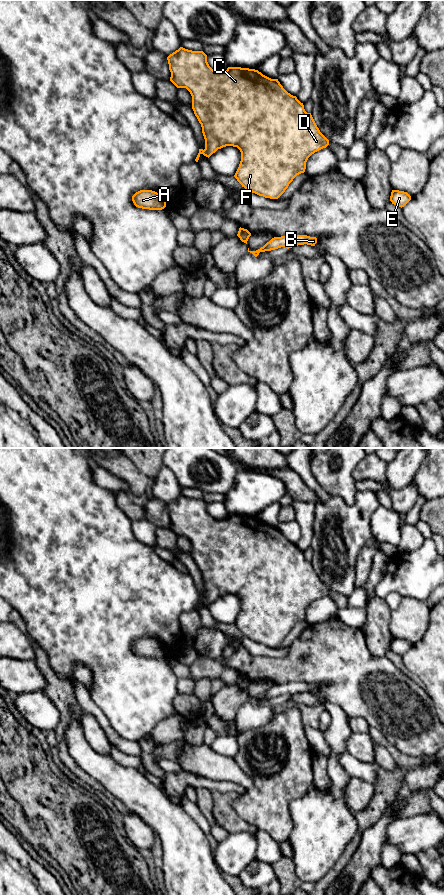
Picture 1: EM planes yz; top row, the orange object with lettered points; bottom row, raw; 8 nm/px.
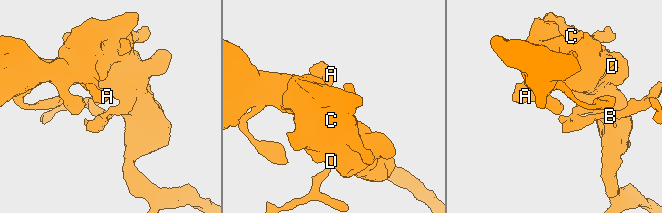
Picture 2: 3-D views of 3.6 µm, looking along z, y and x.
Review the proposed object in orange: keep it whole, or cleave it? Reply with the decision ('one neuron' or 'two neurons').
two neurons

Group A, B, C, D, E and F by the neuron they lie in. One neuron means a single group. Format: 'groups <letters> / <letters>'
groups A C D F / B E

